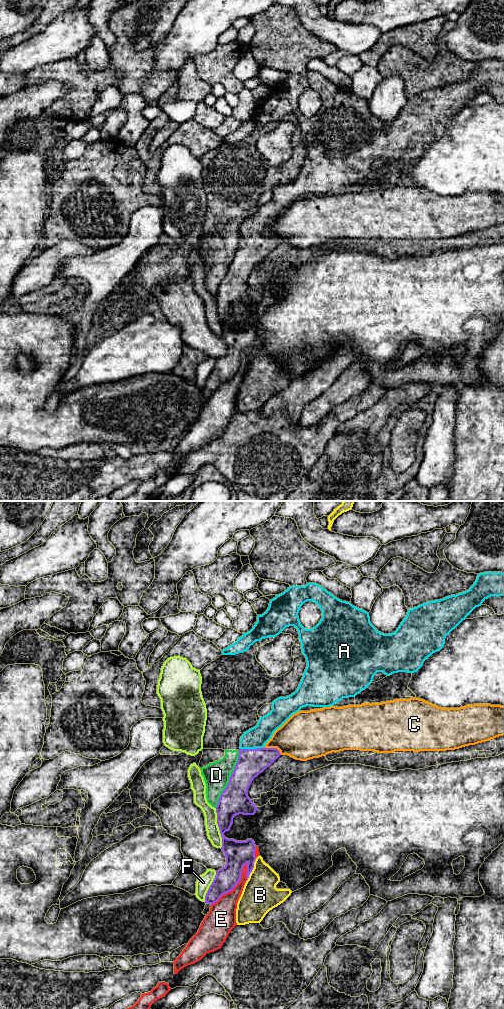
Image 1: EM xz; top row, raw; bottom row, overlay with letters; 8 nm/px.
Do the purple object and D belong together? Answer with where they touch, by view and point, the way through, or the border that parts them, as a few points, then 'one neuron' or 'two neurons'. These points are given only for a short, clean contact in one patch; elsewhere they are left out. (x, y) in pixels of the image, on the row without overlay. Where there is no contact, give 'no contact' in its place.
contact xz (229, 267); two neurons

